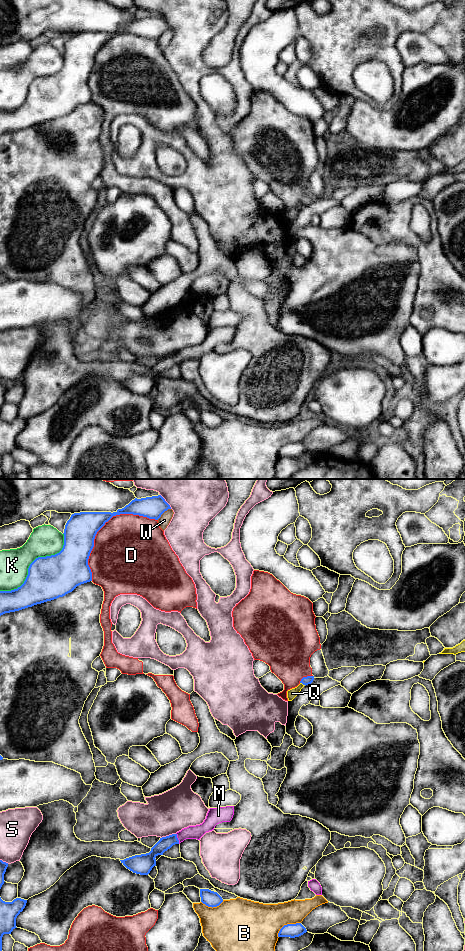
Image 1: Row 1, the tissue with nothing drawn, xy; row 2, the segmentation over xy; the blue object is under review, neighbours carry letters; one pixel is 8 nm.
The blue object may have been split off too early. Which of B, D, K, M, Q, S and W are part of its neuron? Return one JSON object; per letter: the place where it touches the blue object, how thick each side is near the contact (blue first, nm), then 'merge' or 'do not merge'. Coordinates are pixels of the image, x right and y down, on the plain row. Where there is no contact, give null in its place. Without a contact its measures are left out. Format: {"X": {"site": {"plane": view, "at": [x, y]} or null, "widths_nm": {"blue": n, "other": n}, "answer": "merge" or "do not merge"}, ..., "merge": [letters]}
{"B": {"site": {"plane": "xy", "at": [287, 444]}, "widths_nm": {"blue": 110, "other": 360}, "answer": "do not merge"}, "D": {"site": {"plane": "xy", "at": [103, 45]}, "widths_nm": {"blue": 260, "other": 500}, "answer": "do not merge"}, "K": {"site": {"plane": "xy", "at": [32, 82]}, "widths_nm": {"blue": 340, "other": 240}, "answer": "do not merge"}, "M": {"site": {"plane": "xy", "at": [177, 358]}, "widths_nm": {"blue": 110, "other": 110}, "answer": "merge"}, "Q": {"site": {"plane": "xy", "at": [303, 204]}, "widths_nm": {"blue": 70, "other": 80}, "answer": "do not merge"}, "S": {"site": {"plane": "xy", "at": [169, 355]}, "widths_nm": {"blue": 110, "other": 340}, "answer": "do not merge"}, "W": {"site": {"plane": "xy", "at": [163, 32]}, "widths_nm": {"blue": 180, "other": 90}, "answer": "do not merge"}, "merge": ["M"]}

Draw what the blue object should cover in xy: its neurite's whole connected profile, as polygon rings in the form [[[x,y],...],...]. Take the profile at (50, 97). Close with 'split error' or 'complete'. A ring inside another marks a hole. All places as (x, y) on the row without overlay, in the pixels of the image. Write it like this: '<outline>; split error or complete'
[[[158,15],[141,19],[135,18],[124,28],[113,33],[80,32],[72,34],[65,45],[62,70],[55,75],[36,78],[28,88],[28,95],[24,103],[17,109],[0,111],[0,136],[63,117],[77,106],[92,101],[88,79],[94,67],[94,59],[97,52],[113,36],[133,34],[158,40],[168,29],[171,29],[170,25],[161,15]]]; complete

